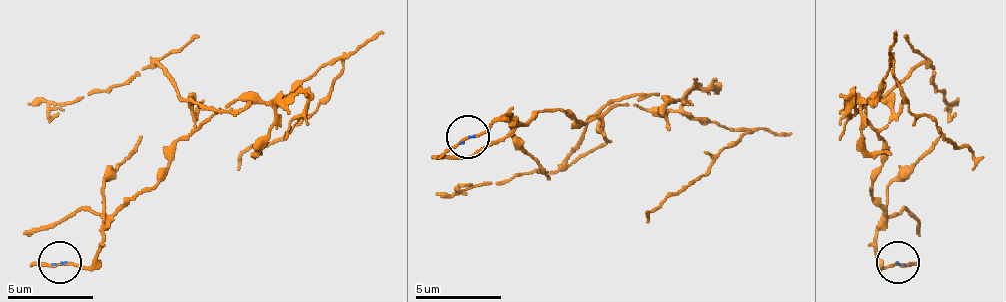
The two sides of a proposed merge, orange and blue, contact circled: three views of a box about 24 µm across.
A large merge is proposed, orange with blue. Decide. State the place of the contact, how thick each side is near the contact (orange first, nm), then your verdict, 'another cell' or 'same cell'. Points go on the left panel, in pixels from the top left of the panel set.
at (60, 262); 150 nm thick on the orange side, 80 nm on the other; another cell

